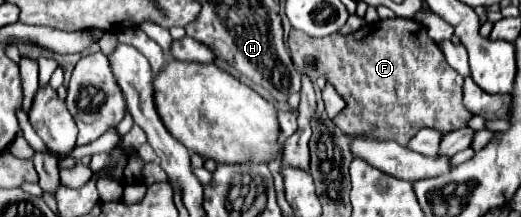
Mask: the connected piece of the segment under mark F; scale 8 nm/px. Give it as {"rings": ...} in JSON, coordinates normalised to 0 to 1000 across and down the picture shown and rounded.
{"rings":[[[758,78],[758,88],[720,97],[712,115],[708,106],[697,115],[681,152],[670,152],[670,161],[635,152],[616,180],[593,171],[570,134],[559,134],[551,207],[559,235],[562,300],[574,318],[574,336],[585,336],[597,373],[608,373],[612,355],[620,355],[655,438],[655,456],[662,465],[662,502],[639,548],[639,567],[666,622],[704,613],[720,641],[762,650],[777,677],[808,585],[854,594],[858,613],[858,604],[893,585],[900,539],[908,539],[889,493],[889,465],[885,465],[889,355],[869,309],[862,309],[839,198],[820,161],[820,134],[793,88]]]}

